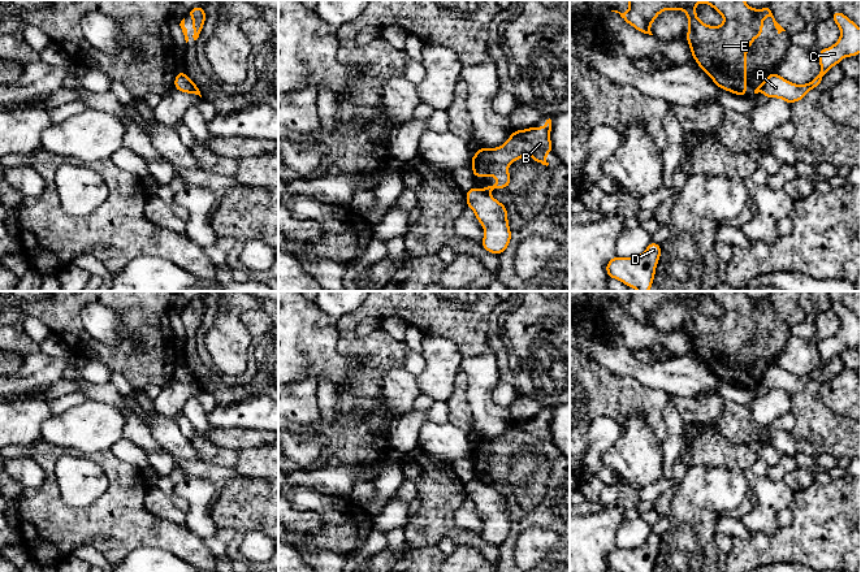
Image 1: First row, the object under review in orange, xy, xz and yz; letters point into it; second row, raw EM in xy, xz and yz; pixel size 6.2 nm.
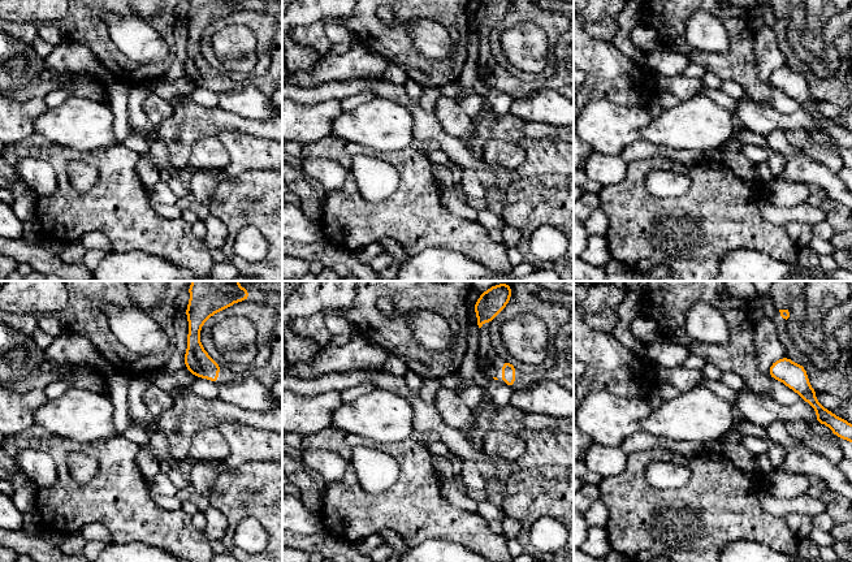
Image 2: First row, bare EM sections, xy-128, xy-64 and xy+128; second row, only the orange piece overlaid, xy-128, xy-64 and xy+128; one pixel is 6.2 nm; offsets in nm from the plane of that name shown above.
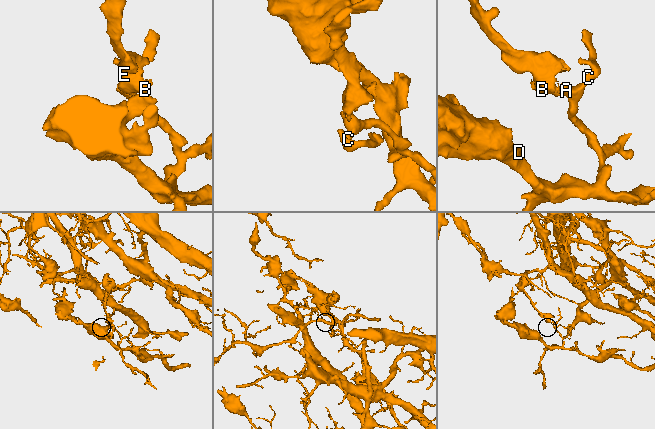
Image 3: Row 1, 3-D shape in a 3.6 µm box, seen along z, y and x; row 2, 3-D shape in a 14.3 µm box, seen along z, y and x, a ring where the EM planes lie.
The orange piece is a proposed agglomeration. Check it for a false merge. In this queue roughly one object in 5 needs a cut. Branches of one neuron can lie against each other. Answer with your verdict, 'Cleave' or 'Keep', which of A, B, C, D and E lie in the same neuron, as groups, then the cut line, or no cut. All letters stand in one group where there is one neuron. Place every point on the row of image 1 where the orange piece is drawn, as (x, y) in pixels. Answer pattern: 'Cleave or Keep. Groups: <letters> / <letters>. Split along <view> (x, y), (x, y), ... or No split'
Cleave. Groups: A C D / B E. Split along xz (481, 190), (488, 194)

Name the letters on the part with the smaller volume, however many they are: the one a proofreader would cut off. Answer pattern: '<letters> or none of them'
B, E

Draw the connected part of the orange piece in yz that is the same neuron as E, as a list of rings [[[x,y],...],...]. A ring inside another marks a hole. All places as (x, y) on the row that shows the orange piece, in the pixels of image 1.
[[[627,0],[627,1],[629,3],[629,9],[628,9],[628,10],[626,10],[626,12],[623,12],[623,13],[620,13],[620,12],[618,12],[618,10],[611,10],[611,12],[619,13],[620,17],[622,17],[628,25],[633,26],[637,31],[641,31],[641,32],[649,34],[649,35],[653,35],[652,31],[650,31],[650,25],[654,22],[654,20],[658,17],[658,14],[659,14],[661,12],[663,12],[663,10],[684,10],[685,14],[687,14],[687,17],[688,17],[687,43],[689,44],[691,53],[692,53],[695,61],[696,61],[697,65],[711,78],[711,81],[713,81],[719,88],[726,90],[726,91],[730,91],[730,92],[736,94],[736,95],[739,95],[739,96],[747,96],[747,64],[748,64],[748,61],[747,61],[747,52],[748,52],[749,47],[752,46],[753,40],[754,40],[757,36],[763,38],[763,35],[762,35],[763,18],[765,18],[765,17],[771,17],[771,18],[773,18],[773,22],[774,22],[775,29],[778,30],[778,34],[780,34],[782,31],[786,31],[786,30],[775,21],[775,18],[774,18],[774,16],[773,16],[773,13],[771,13],[771,10],[770,10],[769,8],[753,9],[753,8],[749,6],[744,0]],[[698,3],[706,3],[706,4],[709,4],[711,8],[714,8],[714,9],[724,18],[724,22],[723,22],[721,26],[710,26],[710,25],[705,25],[704,22],[701,22],[700,18],[697,17],[697,14],[696,14],[696,12],[695,12],[695,9],[696,9],[696,6],[697,6]]]

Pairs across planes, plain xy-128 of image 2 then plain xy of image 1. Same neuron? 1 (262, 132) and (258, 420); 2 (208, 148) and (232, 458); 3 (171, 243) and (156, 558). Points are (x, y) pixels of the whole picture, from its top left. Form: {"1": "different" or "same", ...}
{"1": "different", "2": "same", "3": "different"}

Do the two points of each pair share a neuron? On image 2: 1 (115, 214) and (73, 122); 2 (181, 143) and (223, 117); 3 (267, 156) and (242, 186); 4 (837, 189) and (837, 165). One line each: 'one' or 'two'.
1: two
2: one
3: two
4: two

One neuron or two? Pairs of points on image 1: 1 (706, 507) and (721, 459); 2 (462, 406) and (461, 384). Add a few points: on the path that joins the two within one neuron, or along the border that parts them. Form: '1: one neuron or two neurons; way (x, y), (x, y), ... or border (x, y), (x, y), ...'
1: two neurons; border (688, 467), (717, 466), (741, 472)
2: one neuron; way (461, 401), (461, 389)

